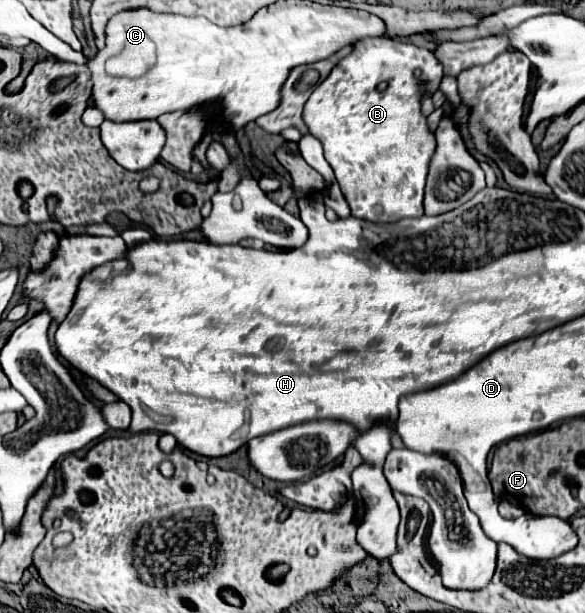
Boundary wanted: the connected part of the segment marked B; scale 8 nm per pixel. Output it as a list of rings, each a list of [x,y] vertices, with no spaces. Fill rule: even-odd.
[[[374,37],[374,39],[362,39],[354,45],[352,53],[346,55],[344,59],[338,61],[338,65],[332,69],[332,73],[316,85],[316,89],[312,91],[310,99],[306,101],[304,105],[304,123],[308,125],[310,133],[322,143],[324,147],[324,157],[326,161],[330,163],[330,167],[334,169],[334,175],[336,175],[336,181],[342,189],[342,195],[350,207],[350,213],[352,217],[358,217],[358,219],[366,219],[366,221],[374,221],[374,223],[394,223],[394,221],[400,221],[404,217],[422,217],[424,215],[424,209],[422,209],[422,197],[424,197],[424,185],[426,185],[426,175],[428,175],[428,165],[430,165],[430,159],[434,155],[434,149],[436,149],[436,139],[434,139],[434,133],[428,129],[426,125],[426,117],[422,115],[420,111],[420,79],[416,77],[416,69],[424,69],[422,73],[422,93],[426,89],[426,75],[434,75],[434,91],[438,89],[438,83],[442,79],[442,65],[440,61],[424,47],[416,47],[412,43],[406,43],[406,41],[400,41],[400,39],[386,39],[386,37]],[[386,81],[388,87],[386,91],[378,91],[376,85]]]

